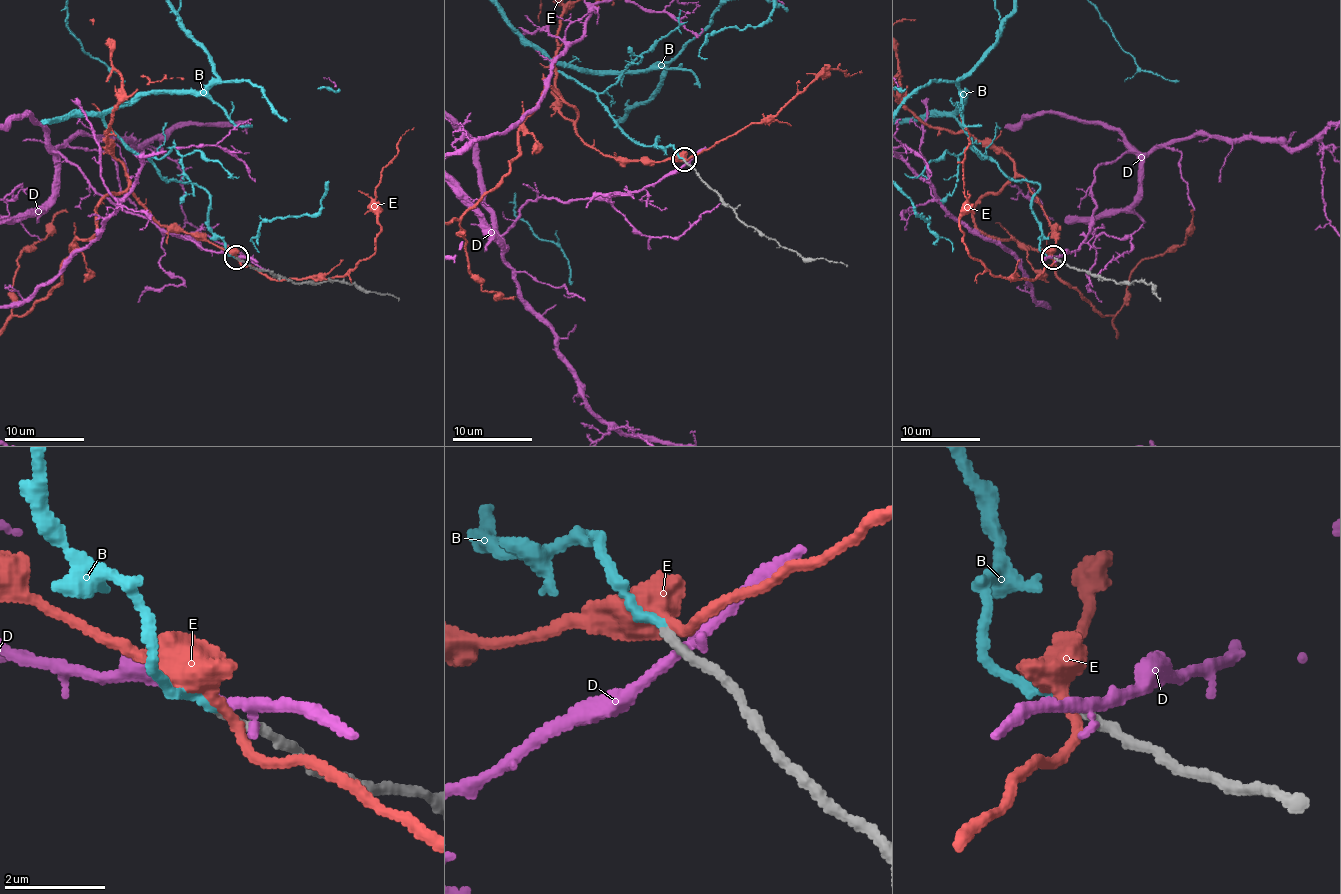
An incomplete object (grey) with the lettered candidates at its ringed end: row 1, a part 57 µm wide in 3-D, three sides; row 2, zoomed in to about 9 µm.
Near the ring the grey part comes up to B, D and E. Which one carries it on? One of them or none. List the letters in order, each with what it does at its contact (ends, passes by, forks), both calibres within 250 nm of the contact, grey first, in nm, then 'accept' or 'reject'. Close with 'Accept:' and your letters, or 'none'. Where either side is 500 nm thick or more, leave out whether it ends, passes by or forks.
B: it ends | 200/170 nm | accept
D: it passes by | 240/240 nm | reject
E: it passes by | 220/300 nm | reject
Accept: B

